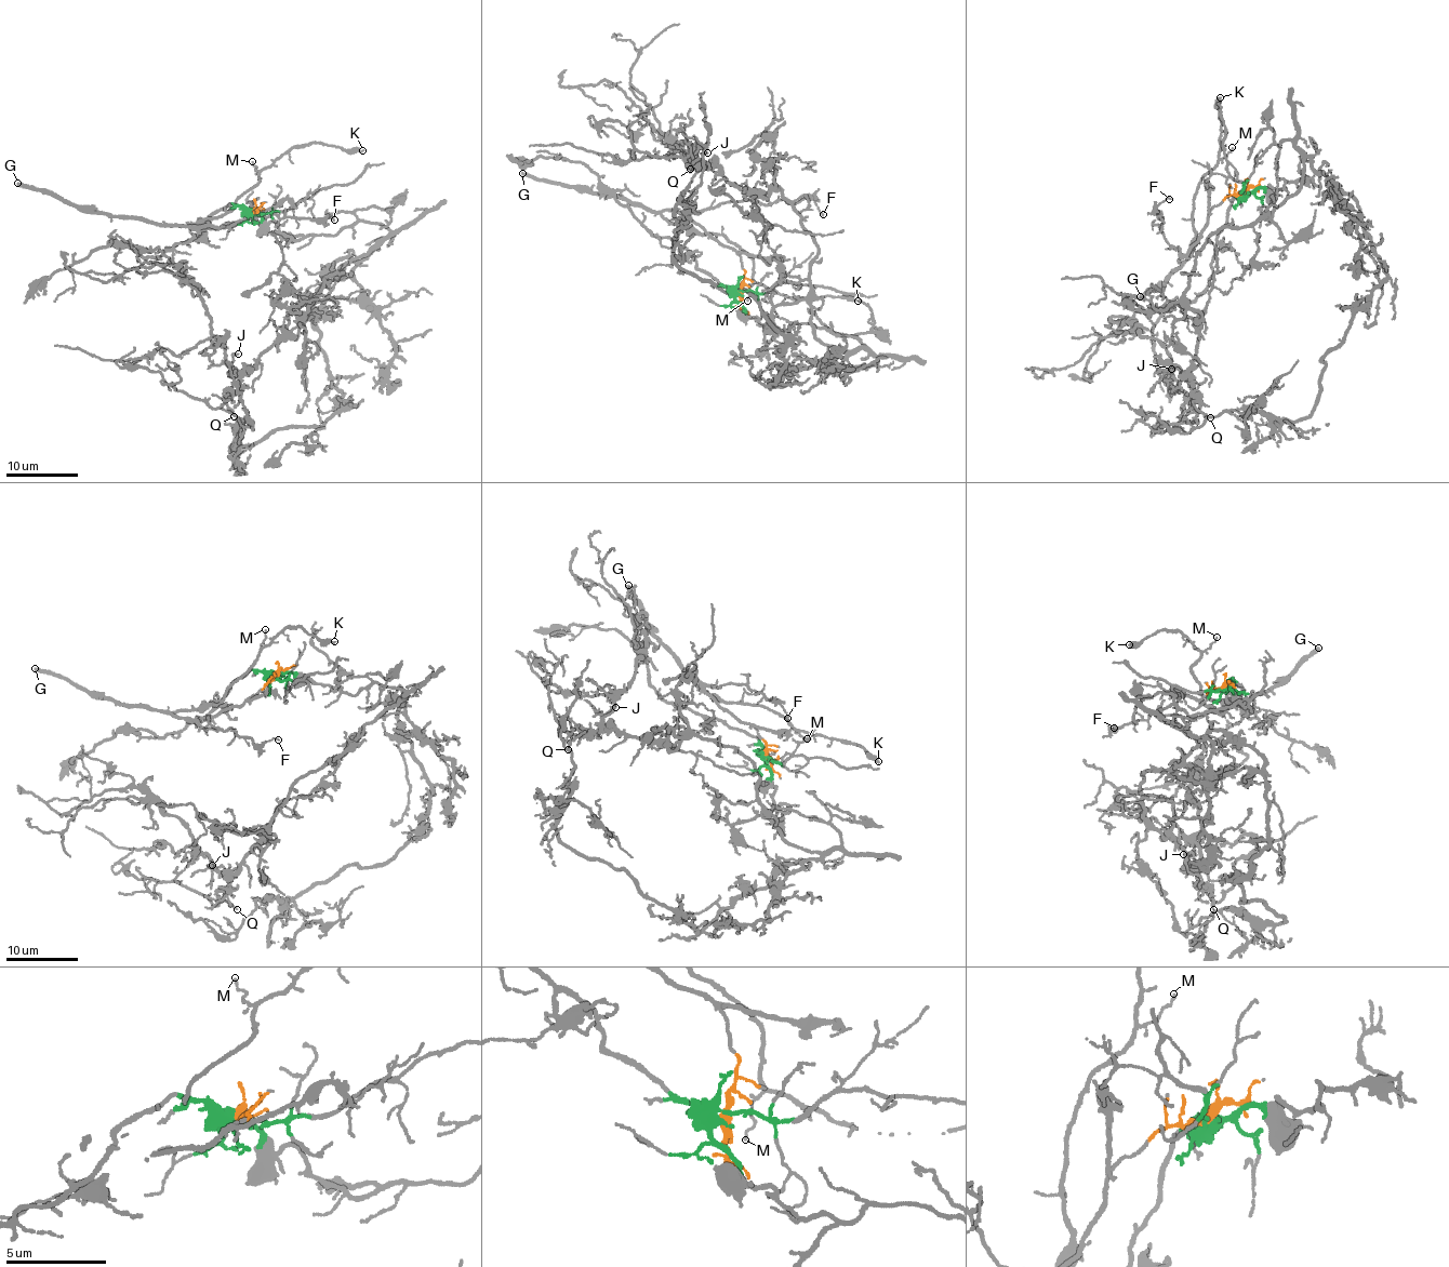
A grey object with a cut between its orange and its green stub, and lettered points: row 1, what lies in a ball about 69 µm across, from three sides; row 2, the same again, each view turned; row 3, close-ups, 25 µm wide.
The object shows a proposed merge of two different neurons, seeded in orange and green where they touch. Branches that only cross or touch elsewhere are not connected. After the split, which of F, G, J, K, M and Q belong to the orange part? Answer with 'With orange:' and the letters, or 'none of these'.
With orange: F, G, K, M

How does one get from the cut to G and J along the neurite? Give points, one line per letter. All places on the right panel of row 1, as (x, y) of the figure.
G: (1244, 192), (1223, 198), (1213, 207), (1197, 242), (1179, 261), (1182, 268), (1170, 276), (1162, 291), (1140, 296)
J: (1246, 192), (1286, 189), (1293, 142), (1298, 188), (1212, 289), (1190, 378), (1171, 368)

